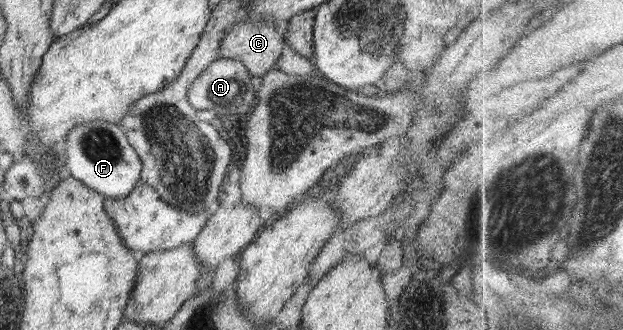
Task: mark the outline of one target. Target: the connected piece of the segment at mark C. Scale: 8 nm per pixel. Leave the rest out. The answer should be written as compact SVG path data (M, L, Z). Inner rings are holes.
M237 21L221 40L220 58L241 61L257 77L273 70L287 44L275 21Z

